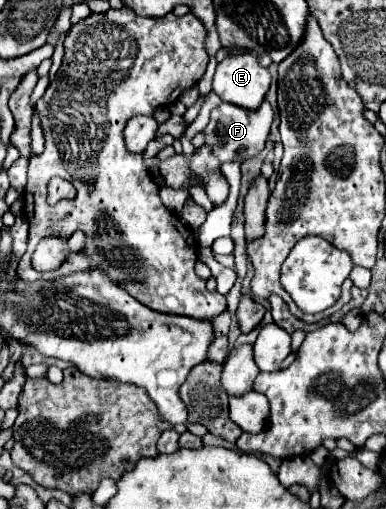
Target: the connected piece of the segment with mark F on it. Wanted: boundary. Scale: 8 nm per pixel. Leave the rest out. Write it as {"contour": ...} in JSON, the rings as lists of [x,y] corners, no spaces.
{"contour":[[[221,102],[217,108],[211,110],[209,124],[207,124],[205,130],[203,130],[203,134],[205,134],[205,144],[211,148],[213,156],[217,156],[217,160],[219,160],[221,166],[223,166],[225,162],[235,160],[235,158],[251,160],[253,156],[257,156],[257,154],[265,148],[271,122],[273,122],[273,110],[271,110],[269,102],[263,102],[261,108],[259,108],[255,114],[251,114],[249,110],[231,106],[231,104],[227,104],[227,102]]]}

